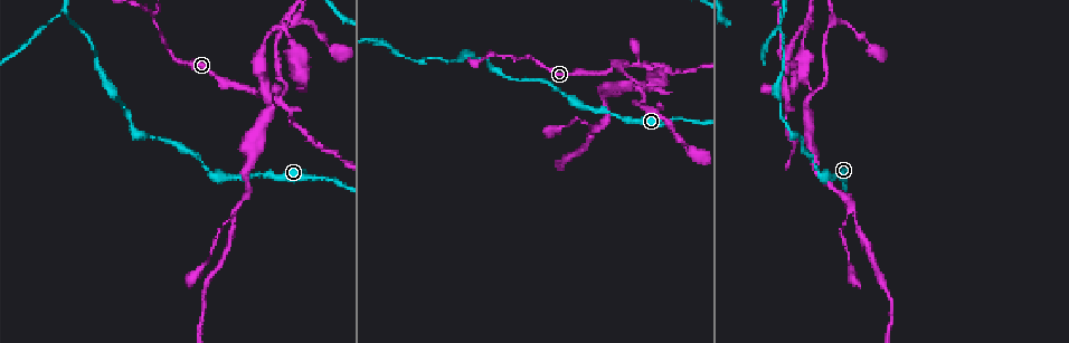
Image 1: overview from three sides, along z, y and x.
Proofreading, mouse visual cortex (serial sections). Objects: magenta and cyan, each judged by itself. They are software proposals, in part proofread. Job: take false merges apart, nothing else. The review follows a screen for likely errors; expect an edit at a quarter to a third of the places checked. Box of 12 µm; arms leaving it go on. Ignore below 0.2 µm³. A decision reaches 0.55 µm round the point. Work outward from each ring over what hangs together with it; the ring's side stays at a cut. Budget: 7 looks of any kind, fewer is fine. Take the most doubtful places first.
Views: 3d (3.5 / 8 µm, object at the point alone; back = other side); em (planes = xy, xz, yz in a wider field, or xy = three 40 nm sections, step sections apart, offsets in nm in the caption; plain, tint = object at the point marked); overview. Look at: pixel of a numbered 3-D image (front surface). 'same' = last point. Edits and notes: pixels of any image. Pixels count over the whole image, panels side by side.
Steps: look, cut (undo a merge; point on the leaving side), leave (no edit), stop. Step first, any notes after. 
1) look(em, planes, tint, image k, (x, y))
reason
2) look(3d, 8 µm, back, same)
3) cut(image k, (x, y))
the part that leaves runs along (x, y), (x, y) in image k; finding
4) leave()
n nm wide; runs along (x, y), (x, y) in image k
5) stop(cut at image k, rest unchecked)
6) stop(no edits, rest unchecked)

look(3d, 8 µm, image 1, (782, 9))
abrupt turn

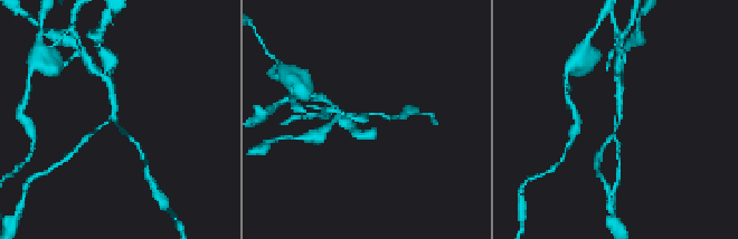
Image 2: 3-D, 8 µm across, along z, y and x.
look(em, xy, step 1, tint, image 2, (116, 115))

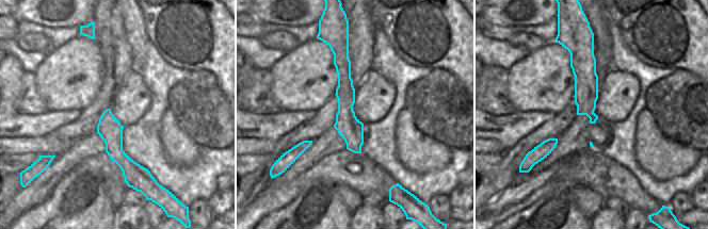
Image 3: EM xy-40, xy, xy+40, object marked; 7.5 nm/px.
cut(image 2, (109, 70))
two cells meet here

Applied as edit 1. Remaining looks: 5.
look(3d, 3.5 µm, image 1, (787, 91))

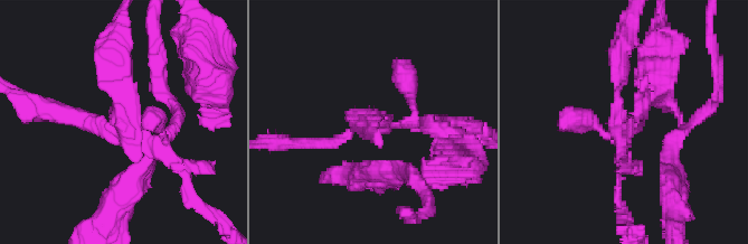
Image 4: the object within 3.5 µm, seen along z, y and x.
look(em, xy, step 2, tint, image 4, (619, 124))
now the EM

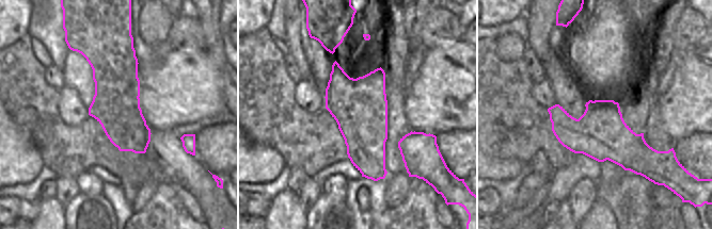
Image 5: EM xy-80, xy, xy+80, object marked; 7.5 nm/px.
look(em, xy, step 3, tint, same)

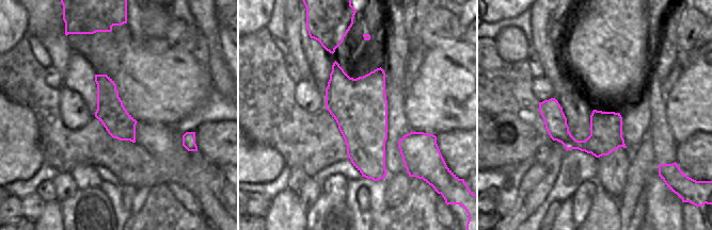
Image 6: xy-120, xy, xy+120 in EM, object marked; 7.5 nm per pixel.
cut(image 4, (112, 75))
the part that leaves runs along (117, 111), (111, 87), (114, 29) in image 4; two cells meet here

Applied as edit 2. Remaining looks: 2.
stop(cut at image 2, cut at image 4, rest unchecked)

